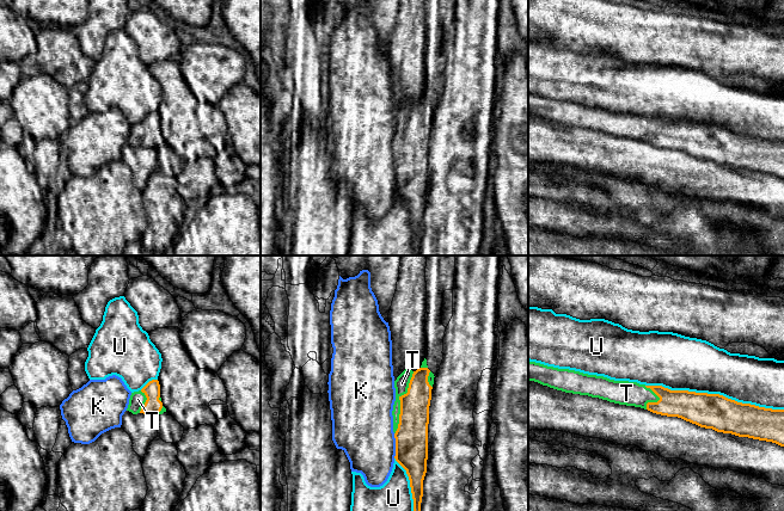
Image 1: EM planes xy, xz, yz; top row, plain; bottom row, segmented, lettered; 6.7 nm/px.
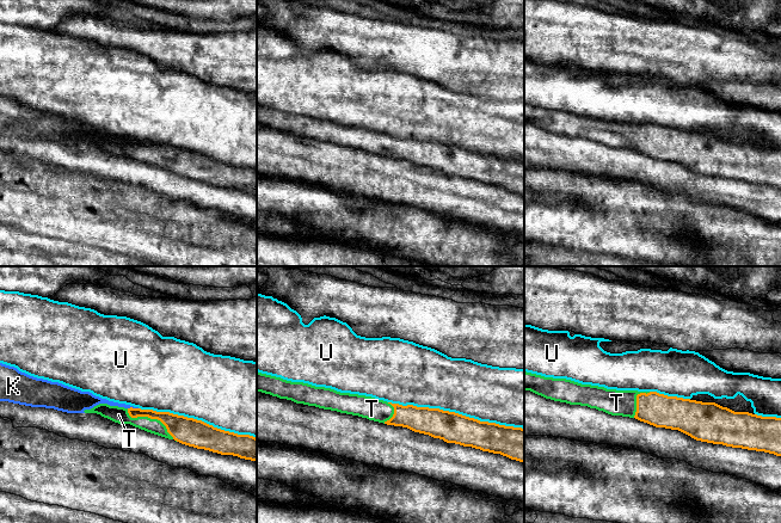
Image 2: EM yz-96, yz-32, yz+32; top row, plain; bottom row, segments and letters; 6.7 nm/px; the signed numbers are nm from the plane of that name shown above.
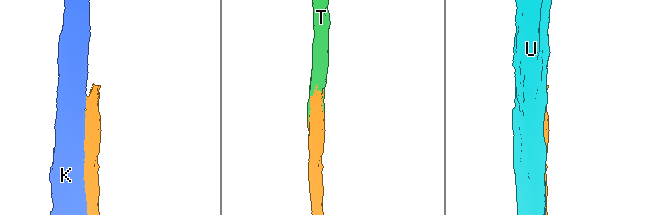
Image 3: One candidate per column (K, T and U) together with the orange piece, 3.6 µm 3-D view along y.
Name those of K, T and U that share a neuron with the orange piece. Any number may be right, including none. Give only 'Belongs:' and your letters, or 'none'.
Belongs: T

